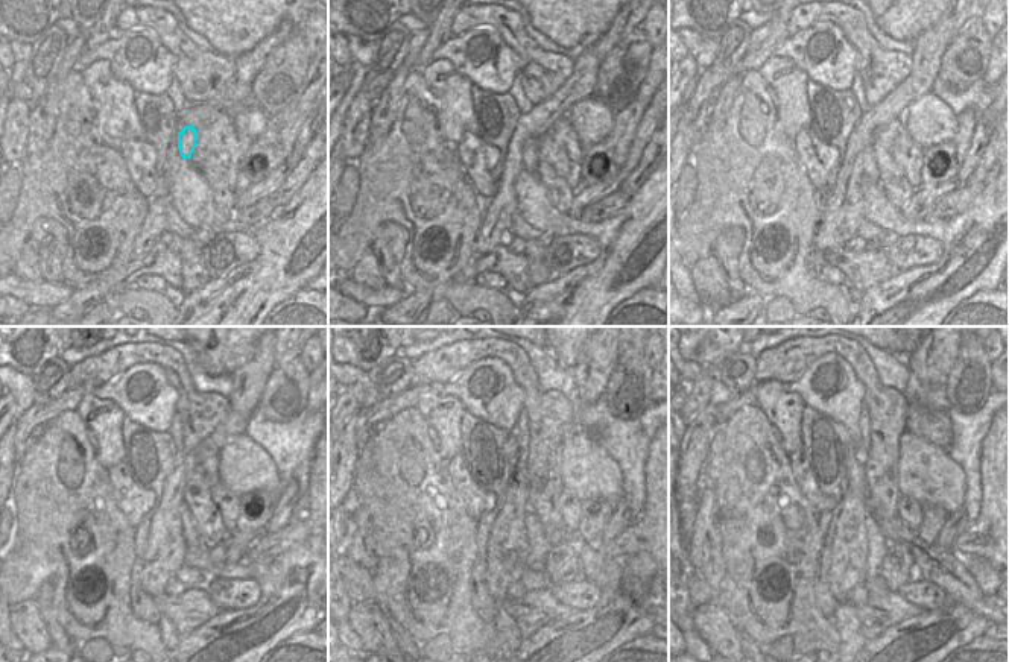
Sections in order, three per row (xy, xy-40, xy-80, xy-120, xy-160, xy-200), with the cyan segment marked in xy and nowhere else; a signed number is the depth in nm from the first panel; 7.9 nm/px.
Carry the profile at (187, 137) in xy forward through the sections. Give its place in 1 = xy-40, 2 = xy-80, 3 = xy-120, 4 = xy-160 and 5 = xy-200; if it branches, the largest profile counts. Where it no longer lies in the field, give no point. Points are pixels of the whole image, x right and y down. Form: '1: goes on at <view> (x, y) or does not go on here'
1: goes on at xy-40 (529, 151)
2: goes on at xy-80 (869, 169)
3: goes on at xy-120 (190, 527)
4: goes on at xy-160 (538, 547)
5: goes on at xy-200 (877, 544)

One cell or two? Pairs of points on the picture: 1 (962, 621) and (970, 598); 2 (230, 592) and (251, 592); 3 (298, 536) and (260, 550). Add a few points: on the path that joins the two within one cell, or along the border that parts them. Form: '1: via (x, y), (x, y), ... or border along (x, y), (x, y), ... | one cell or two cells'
1: border along (950, 598), (980, 614), (990, 623) | two cells
2: via (234, 592), (246, 592) | one cell
3: via (289, 536), (269, 545) | one cell

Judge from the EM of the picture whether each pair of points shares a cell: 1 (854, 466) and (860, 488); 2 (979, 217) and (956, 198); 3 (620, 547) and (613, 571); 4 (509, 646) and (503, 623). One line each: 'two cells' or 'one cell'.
1: one cell
2: two cells
3: two cells
4: one cell

